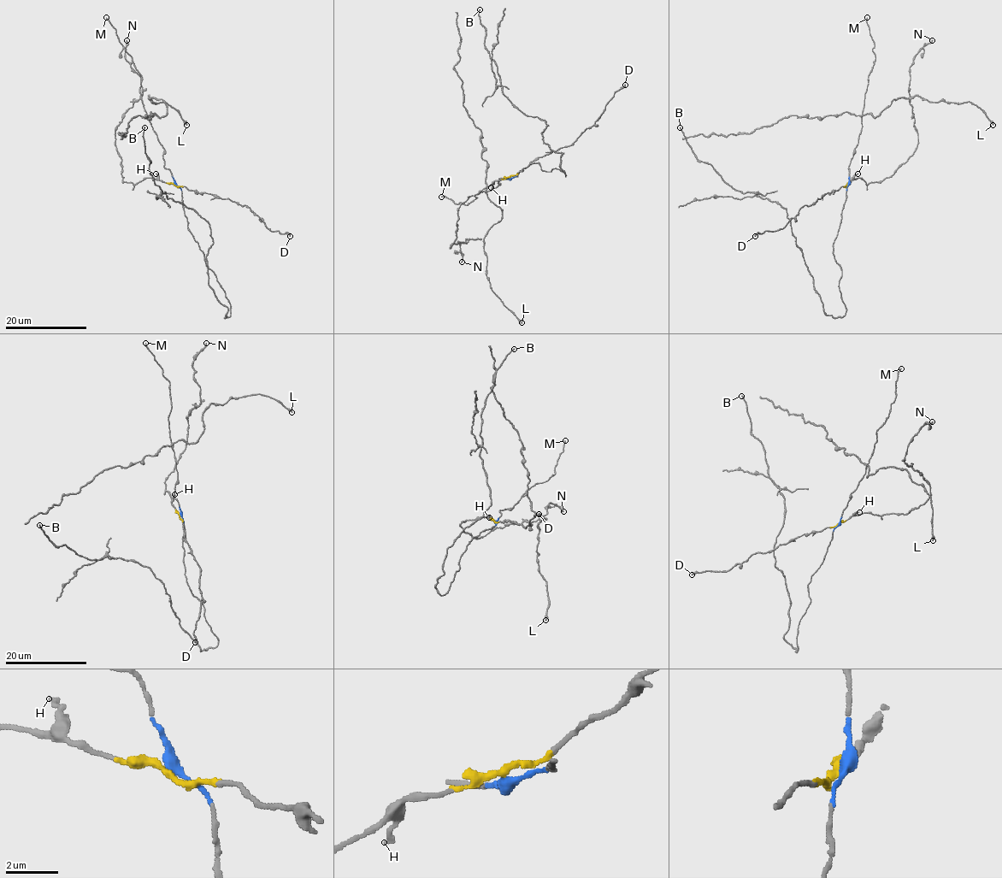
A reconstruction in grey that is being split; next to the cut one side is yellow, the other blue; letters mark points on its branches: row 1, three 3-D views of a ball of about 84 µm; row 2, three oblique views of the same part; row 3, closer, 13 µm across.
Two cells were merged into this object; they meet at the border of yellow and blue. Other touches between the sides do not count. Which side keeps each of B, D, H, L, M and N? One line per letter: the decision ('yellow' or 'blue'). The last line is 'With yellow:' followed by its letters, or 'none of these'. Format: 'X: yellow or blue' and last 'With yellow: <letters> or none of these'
B: blue
D: yellow
H: yellow
L: blue
M: blue
N: yellow
With yellow: D, H, N

